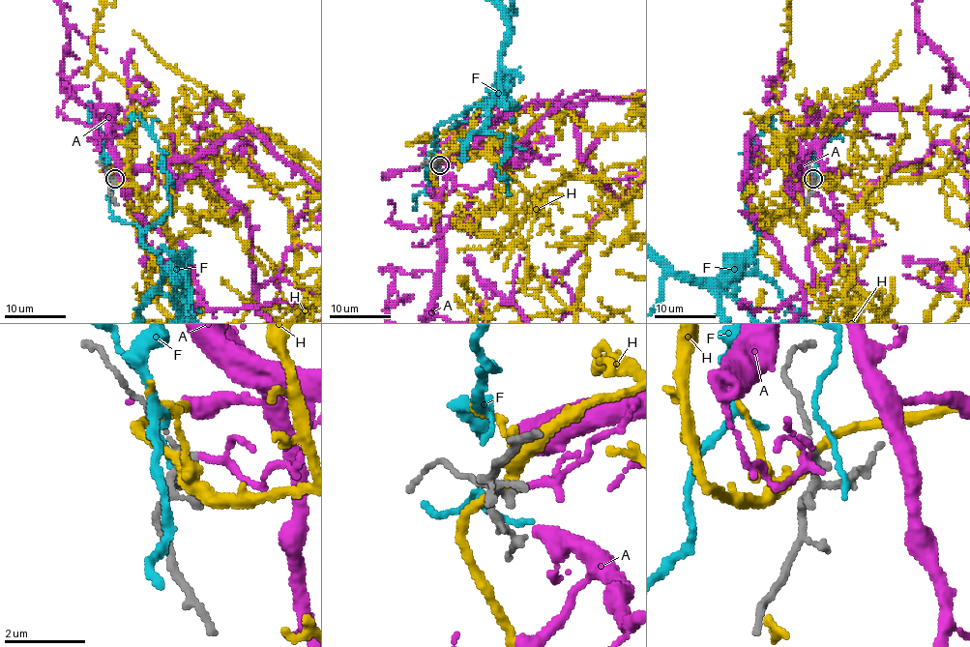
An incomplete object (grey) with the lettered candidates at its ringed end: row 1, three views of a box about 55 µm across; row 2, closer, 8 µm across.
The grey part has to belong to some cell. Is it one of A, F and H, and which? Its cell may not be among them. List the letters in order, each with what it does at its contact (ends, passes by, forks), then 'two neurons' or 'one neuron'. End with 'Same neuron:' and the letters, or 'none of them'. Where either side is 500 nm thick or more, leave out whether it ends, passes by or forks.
A: it passes by | one neuron
F: it ends | two neurons
H: it passes by | two neurons
Same neuron: A

